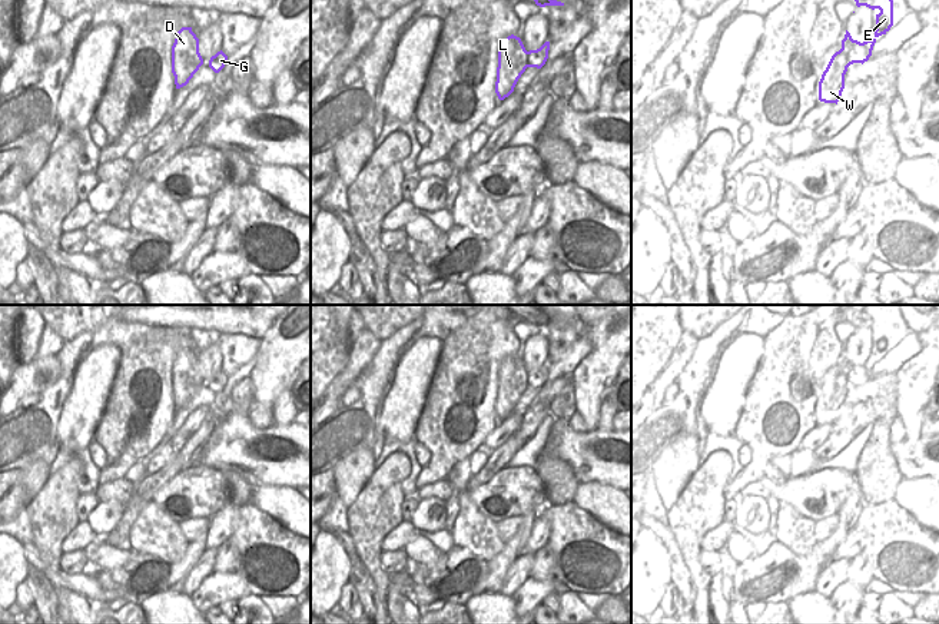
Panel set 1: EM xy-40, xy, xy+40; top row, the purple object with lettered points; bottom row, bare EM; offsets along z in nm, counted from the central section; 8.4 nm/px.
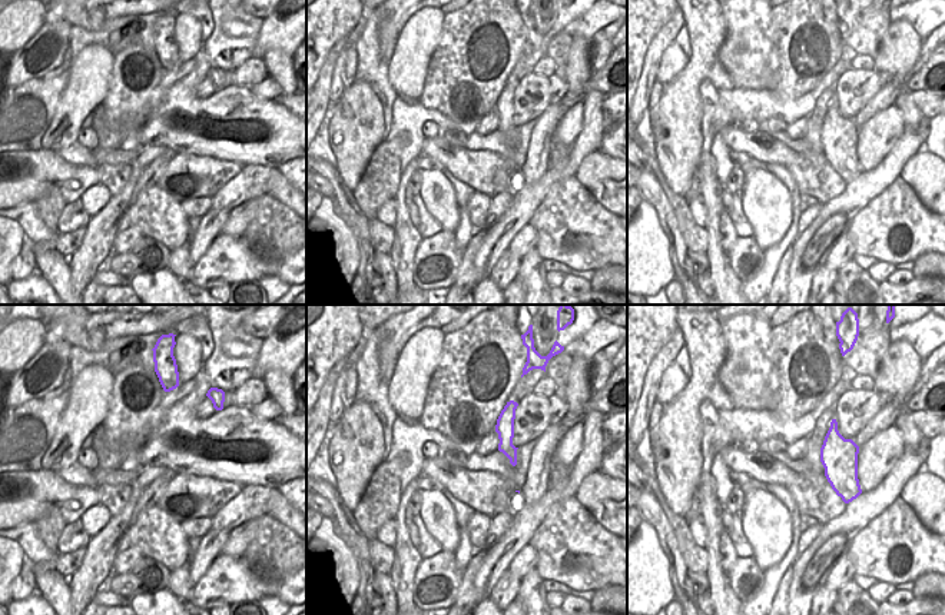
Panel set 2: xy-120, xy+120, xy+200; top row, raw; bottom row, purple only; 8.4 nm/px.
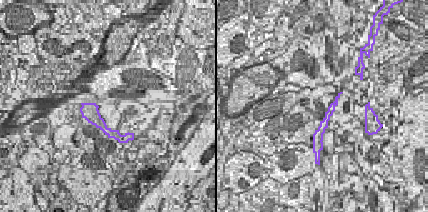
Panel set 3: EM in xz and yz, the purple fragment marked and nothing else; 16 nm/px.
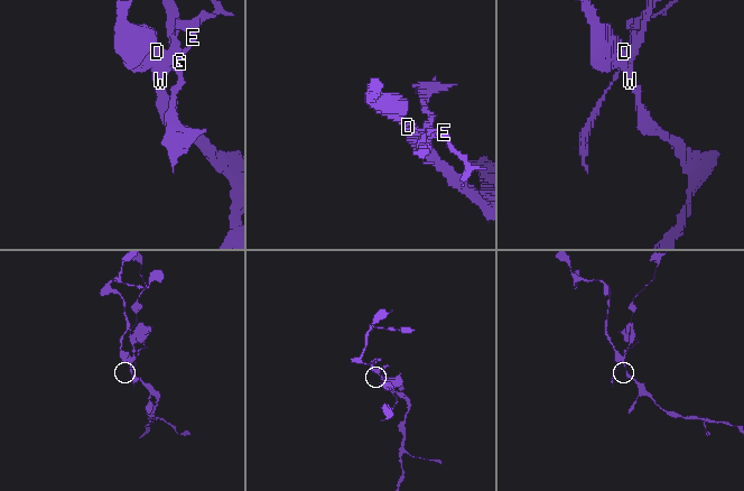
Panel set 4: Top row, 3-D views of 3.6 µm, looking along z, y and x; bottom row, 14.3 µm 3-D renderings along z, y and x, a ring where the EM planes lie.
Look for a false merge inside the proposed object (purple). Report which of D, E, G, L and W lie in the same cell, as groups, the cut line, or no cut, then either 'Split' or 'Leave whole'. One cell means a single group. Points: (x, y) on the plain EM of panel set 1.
Groups: D L W / E G. Split along xy+40 (845, 357), (848, 387). Split.

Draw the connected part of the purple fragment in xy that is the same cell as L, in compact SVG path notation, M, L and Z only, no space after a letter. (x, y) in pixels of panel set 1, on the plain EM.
M511 355L498 368L495 414L500 421L508 418L525 392L527 371L520 358Z

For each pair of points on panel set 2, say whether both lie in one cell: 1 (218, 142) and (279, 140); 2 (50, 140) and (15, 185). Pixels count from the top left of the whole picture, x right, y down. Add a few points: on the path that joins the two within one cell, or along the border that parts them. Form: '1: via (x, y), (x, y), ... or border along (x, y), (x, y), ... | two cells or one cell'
1: via (234, 142), (241, 145), (264, 143) | one cell
2: border along (40, 148), (49, 148), (56, 153) | two cells

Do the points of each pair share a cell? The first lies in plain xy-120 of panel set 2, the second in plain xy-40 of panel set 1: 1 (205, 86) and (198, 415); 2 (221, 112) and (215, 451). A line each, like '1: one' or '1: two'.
1: one
2: one

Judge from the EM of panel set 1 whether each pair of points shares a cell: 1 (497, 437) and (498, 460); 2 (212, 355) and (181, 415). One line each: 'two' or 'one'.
1: two
2: one

